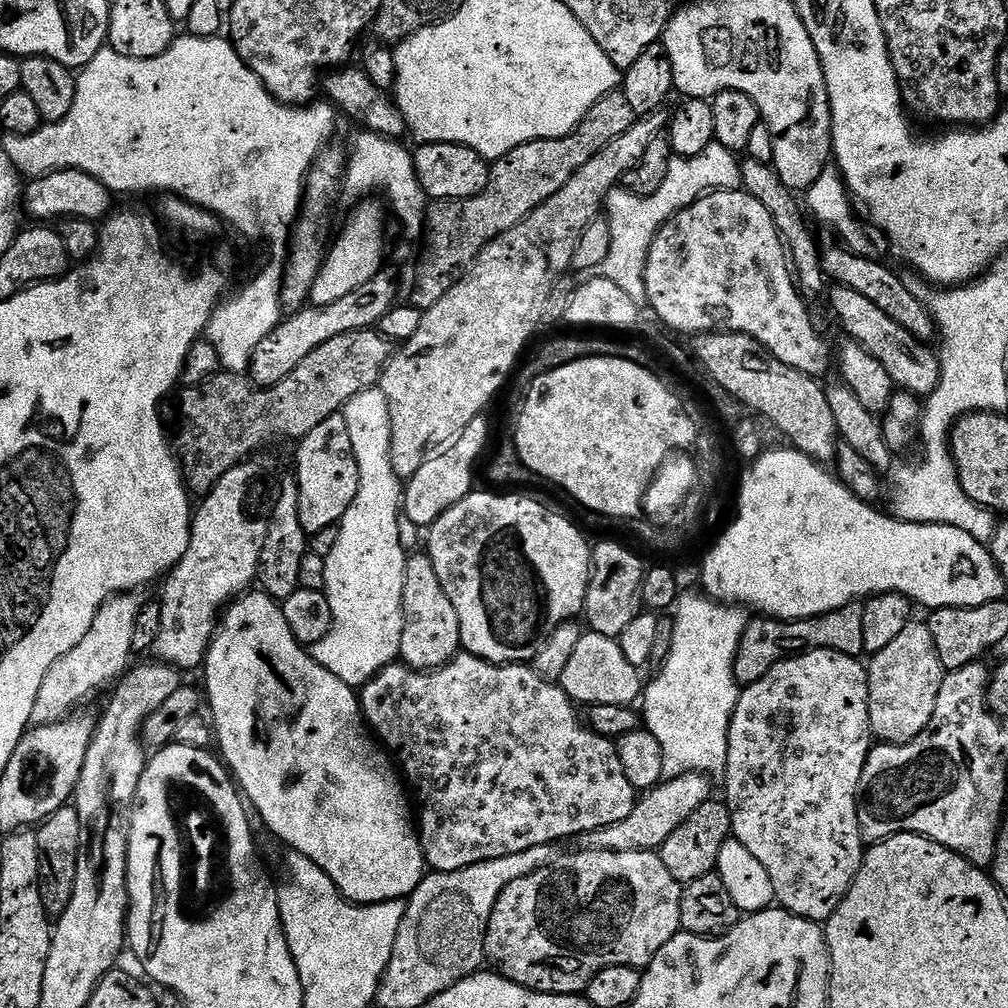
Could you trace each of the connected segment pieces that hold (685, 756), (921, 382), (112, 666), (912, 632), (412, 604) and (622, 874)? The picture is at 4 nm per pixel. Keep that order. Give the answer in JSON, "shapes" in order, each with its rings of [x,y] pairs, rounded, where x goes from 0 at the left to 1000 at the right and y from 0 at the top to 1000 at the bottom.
{"shapes":[[[[698,589],[693,590],[680,590],[677,598],[670,604],[669,635],[665,649],[660,658],[654,661],[647,680],[644,683],[642,680],[637,690],[637,714],[642,725],[653,732],[653,740],[657,740],[659,769],[663,772],[686,766],[717,767],[722,755],[724,716],[736,686],[735,680],[730,678],[728,657],[734,635],[744,618],[743,608],[737,602],[720,599]]],[[[832,284],[826,285],[825,306],[829,309],[829,313],[833,316],[833,321],[842,329],[844,336],[853,341],[875,363],[879,363],[879,371],[883,371],[886,382],[890,386],[903,389],[910,395],[920,395],[924,393],[928,385],[933,382],[933,359],[934,356],[928,348],[924,349],[922,342],[918,338],[912,337],[903,327],[891,323],[863,296],[855,296],[851,288],[843,288]]],[[[120,589],[104,597],[97,605],[85,633],[81,633],[81,637],[77,637],[77,641],[73,641],[73,645],[69,645],[69,649],[58,653],[58,657],[54,657],[54,661],[50,661],[46,673],[42,673],[42,685],[38,685],[38,692],[34,696],[34,704],[32,705],[33,719],[56,718],[59,714],[67,713],[78,703],[75,701],[82,694],[90,692],[91,686],[94,683],[103,683],[110,675],[111,678],[118,676],[119,672],[128,666],[129,658],[127,659],[127,654],[132,654],[133,651],[131,645],[133,617],[137,617],[137,609],[141,602],[141,595],[138,595],[137,592],[138,590],[135,589]]],[[[920,618],[901,619],[879,645],[871,645],[862,655],[865,656],[860,656],[859,662],[865,729],[875,738],[901,738],[923,720],[931,685],[935,685],[938,670]]],[[[409,550],[403,555],[401,580],[399,581],[401,624],[396,654],[414,667],[428,667],[446,658],[457,646],[454,609],[435,577],[431,558],[423,550]]],[[[583,841],[578,844],[571,845],[568,849],[560,849],[557,853],[556,850],[549,852],[544,860],[535,861],[518,871],[506,874],[502,883],[498,883],[498,887],[490,899],[490,907],[486,909],[486,919],[482,923],[482,938],[480,939],[483,955],[497,968],[509,972],[514,978],[525,980],[528,984],[541,984],[551,988],[569,988],[578,985],[586,972],[605,958],[621,958],[623,956],[626,960],[642,961],[647,951],[653,946],[653,942],[657,942],[657,938],[661,938],[661,935],[665,935],[665,931],[669,931],[671,926],[676,924],[675,887],[677,879],[669,871],[669,867],[665,867],[665,863],[661,863],[661,855],[657,855],[654,847],[630,845],[629,843],[610,845],[592,841]]]]}

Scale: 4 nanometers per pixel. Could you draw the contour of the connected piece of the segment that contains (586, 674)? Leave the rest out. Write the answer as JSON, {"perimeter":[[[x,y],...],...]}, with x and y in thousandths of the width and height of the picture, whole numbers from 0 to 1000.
{"perimeter":[[[583,625],[573,637],[565,657],[555,673],[555,680],[567,695],[575,700],[627,700],[636,693],[636,664],[629,662],[625,653],[617,649],[614,635],[606,635],[597,629]]]}

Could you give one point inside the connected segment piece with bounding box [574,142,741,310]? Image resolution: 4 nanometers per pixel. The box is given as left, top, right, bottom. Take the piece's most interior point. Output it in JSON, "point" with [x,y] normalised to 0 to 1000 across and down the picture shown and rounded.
{"point":[630,219]}

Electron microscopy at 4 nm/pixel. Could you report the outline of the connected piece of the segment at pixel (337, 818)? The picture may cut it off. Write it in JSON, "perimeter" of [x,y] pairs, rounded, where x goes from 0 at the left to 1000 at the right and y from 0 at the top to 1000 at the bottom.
{"perimeter":[[[247,585],[241,591],[231,594],[221,608],[216,619],[216,626],[206,642],[206,648],[200,660],[201,667],[202,679],[206,682],[204,698],[205,701],[206,698],[210,701],[208,714],[212,719],[212,734],[216,742],[218,738],[217,749],[227,767],[232,771],[237,785],[244,791],[245,797],[249,801],[251,798],[255,808],[262,813],[263,819],[280,836],[287,837],[285,840],[289,844],[299,845],[301,849],[311,853],[329,872],[334,883],[350,897],[378,897],[384,893],[401,893],[408,889],[410,883],[422,871],[423,854],[421,841],[417,838],[417,826],[411,816],[411,802],[407,797],[402,775],[394,759],[387,753],[386,747],[371,733],[362,715],[361,705],[357,703],[354,684],[339,677],[339,673],[331,673],[327,665],[315,661],[309,646],[292,633],[292,625],[288,625],[288,617],[284,617],[281,602],[261,585]]]}

